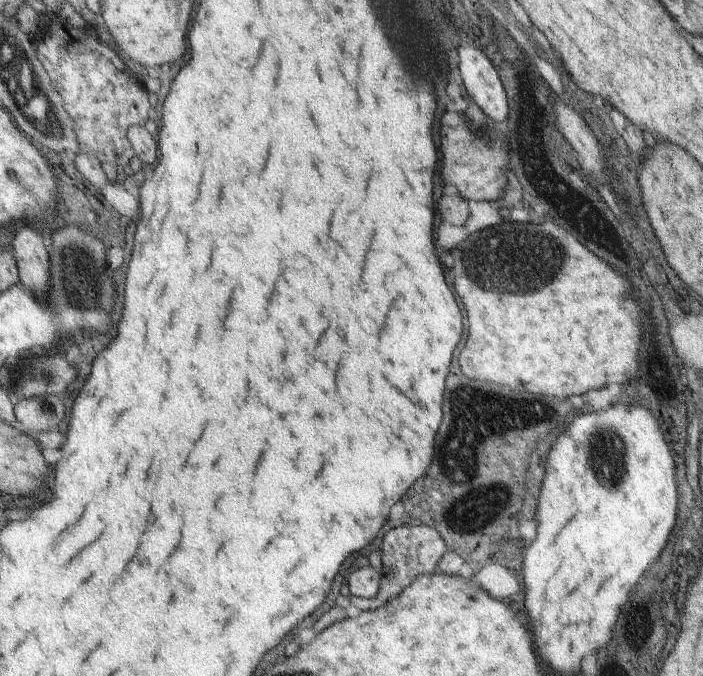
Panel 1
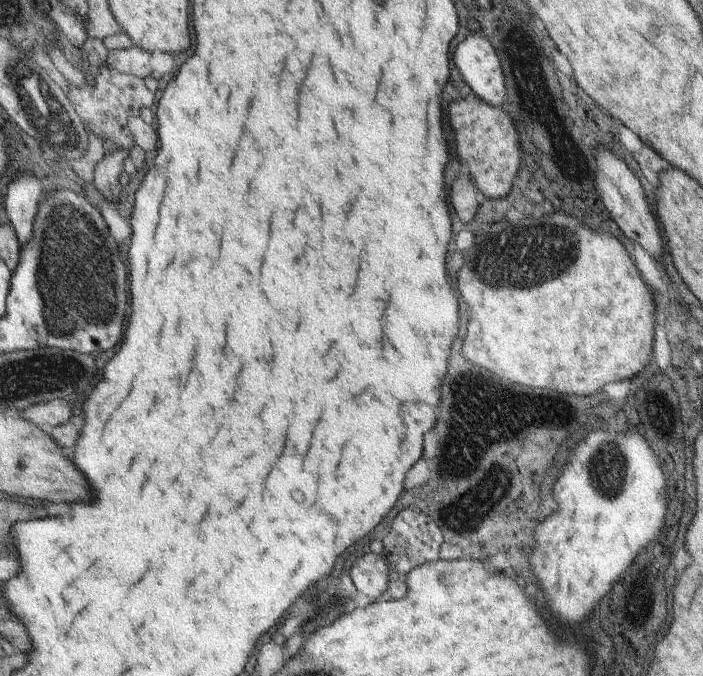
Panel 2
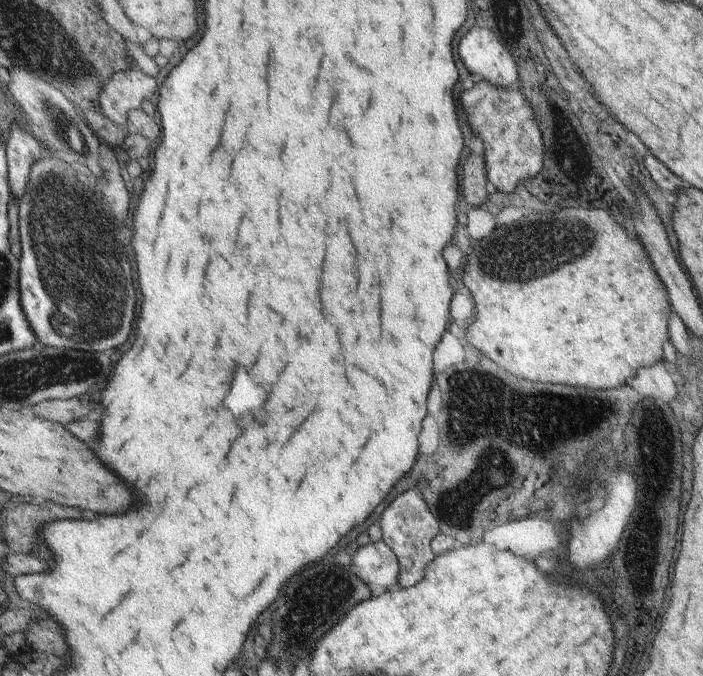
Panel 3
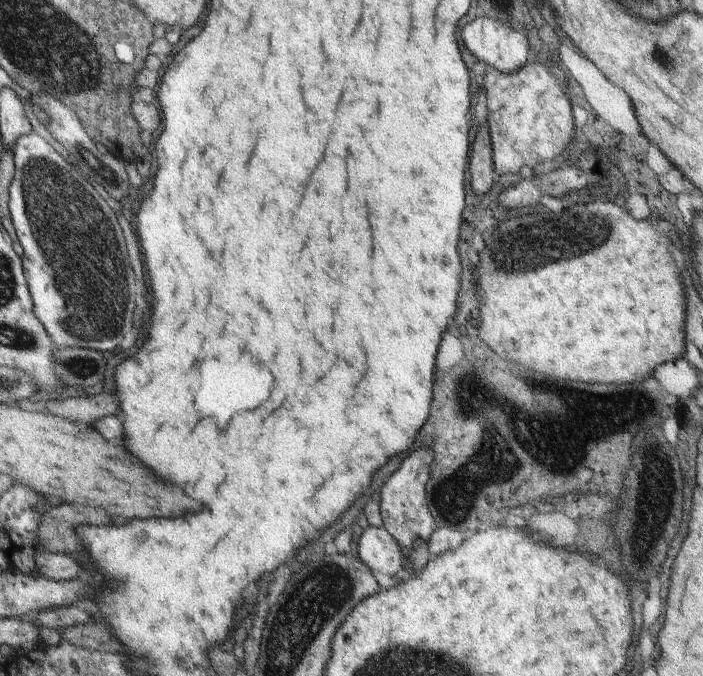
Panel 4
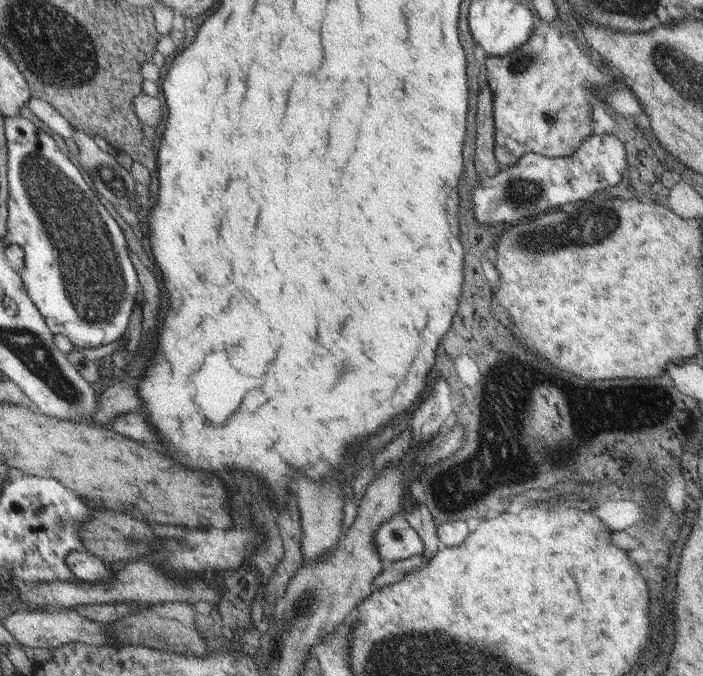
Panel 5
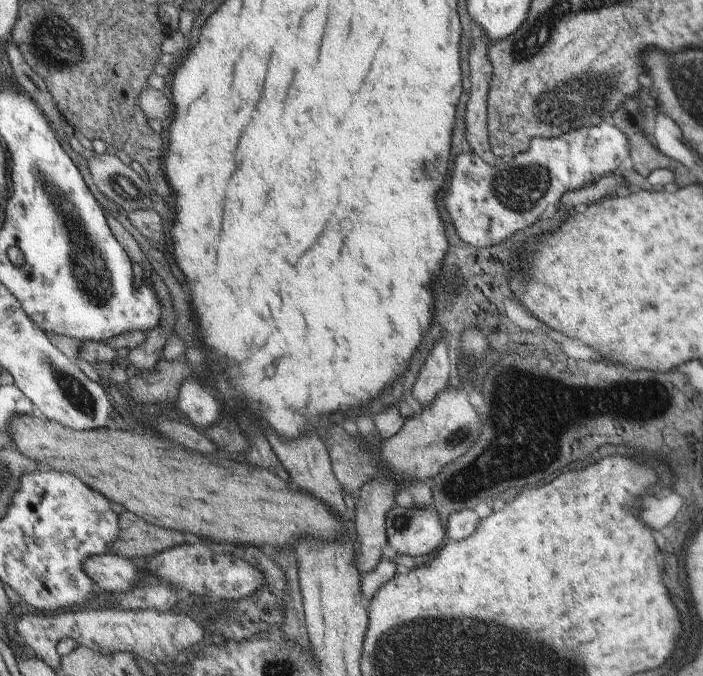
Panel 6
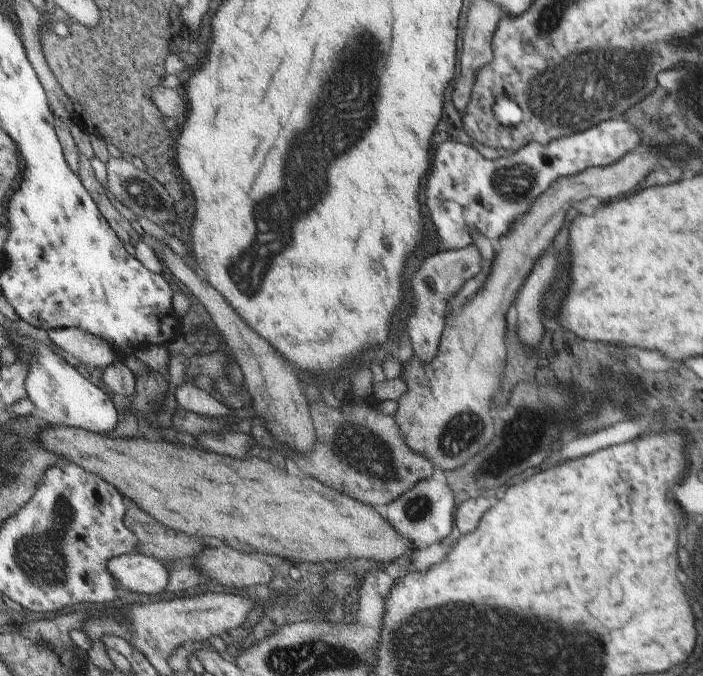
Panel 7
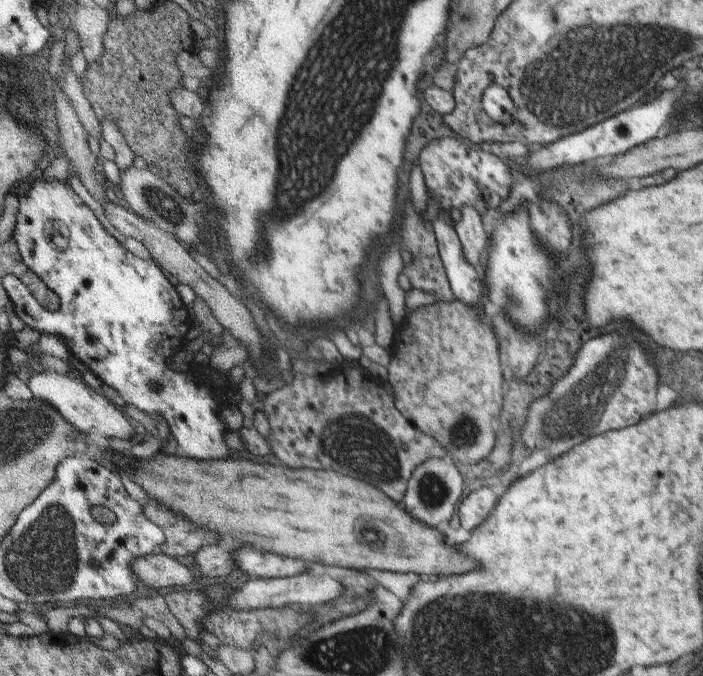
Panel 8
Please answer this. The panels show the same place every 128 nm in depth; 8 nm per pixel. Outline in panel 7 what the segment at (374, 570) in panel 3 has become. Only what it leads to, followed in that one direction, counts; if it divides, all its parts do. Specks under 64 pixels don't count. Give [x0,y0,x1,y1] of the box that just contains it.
[386,469,455,548]

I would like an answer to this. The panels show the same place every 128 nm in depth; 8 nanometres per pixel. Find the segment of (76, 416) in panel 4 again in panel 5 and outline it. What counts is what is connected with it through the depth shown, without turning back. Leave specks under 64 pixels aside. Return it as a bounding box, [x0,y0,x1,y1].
[94,378,142,422]

